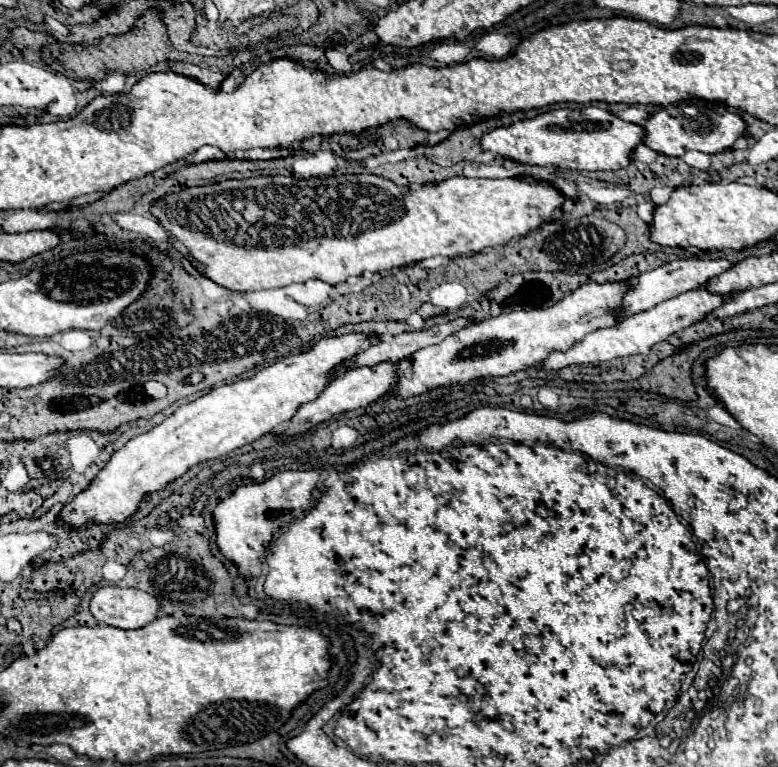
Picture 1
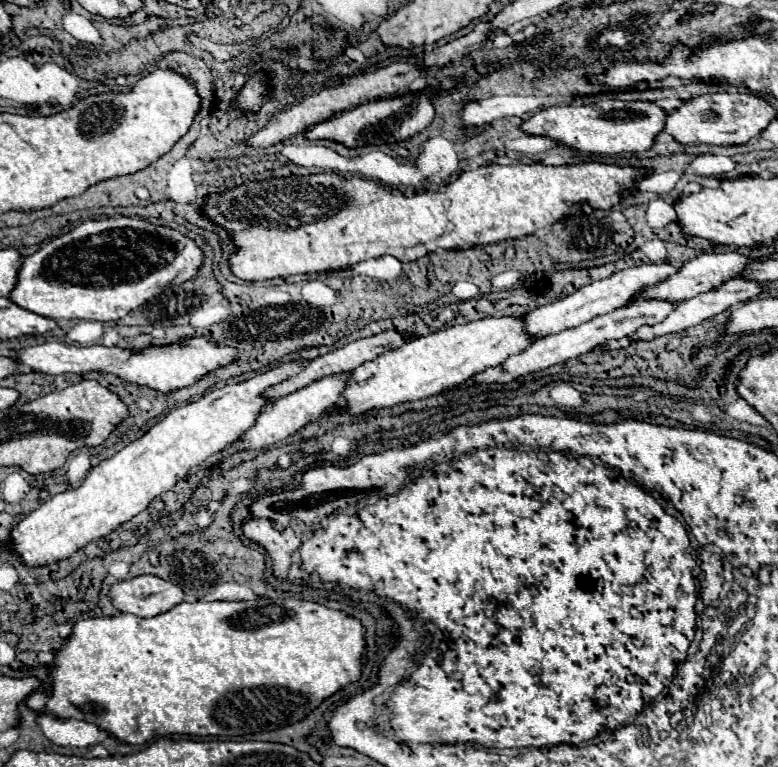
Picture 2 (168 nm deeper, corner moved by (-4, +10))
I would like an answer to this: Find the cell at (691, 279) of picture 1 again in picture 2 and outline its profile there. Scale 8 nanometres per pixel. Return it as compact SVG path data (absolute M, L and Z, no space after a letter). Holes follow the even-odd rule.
M650 262L650 264L626 268L626 270L612 274L610 278L592 282L592 284L576 290L574 294L570 294L554 304L540 306L540 308L524 314L522 318L532 336L548 336L548 334L556 334L556 332L562 332L568 328L576 328L600 314L608 314L608 312L614 312L616 308L624 308L628 302L632 302L636 298L636 292L642 292L644 288L648 288L652 284L660 284L660 280L664 280L664 276L672 276L672 272L676 272L676 268L678 266L674 266L670 262L660 262L660 264Z

